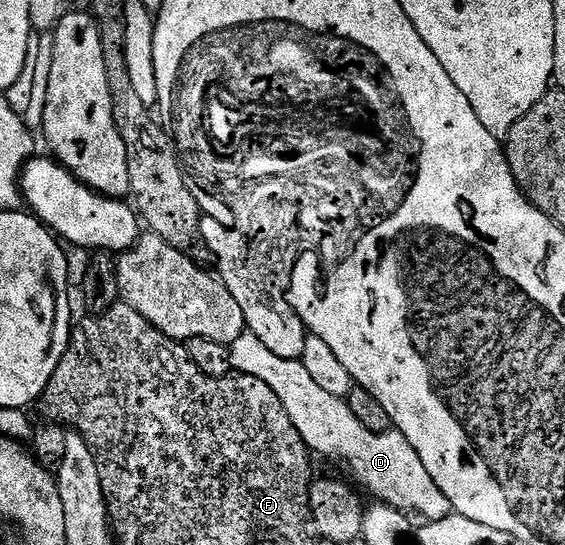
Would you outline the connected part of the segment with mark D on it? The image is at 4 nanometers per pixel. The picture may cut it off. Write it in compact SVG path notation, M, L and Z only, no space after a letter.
M251 333L240 335L238 341L231 343L230 350L233 372L258 377L258 381L266 381L266 385L278 393L278 401L282 401L286 413L290 413L290 421L294 421L309 452L341 459L352 470L351 478L376 498L373 500L405 513L426 513L426 517L432 520L445 519L453 514L446 493L434 485L434 477L426 473L422 457L418 457L414 445L406 441L401 431L393 429L379 435L366 429L366 425L350 413L345 400L333 397L315 383L301 360L283 359L270 353L270 349L266 349L266 345Z

